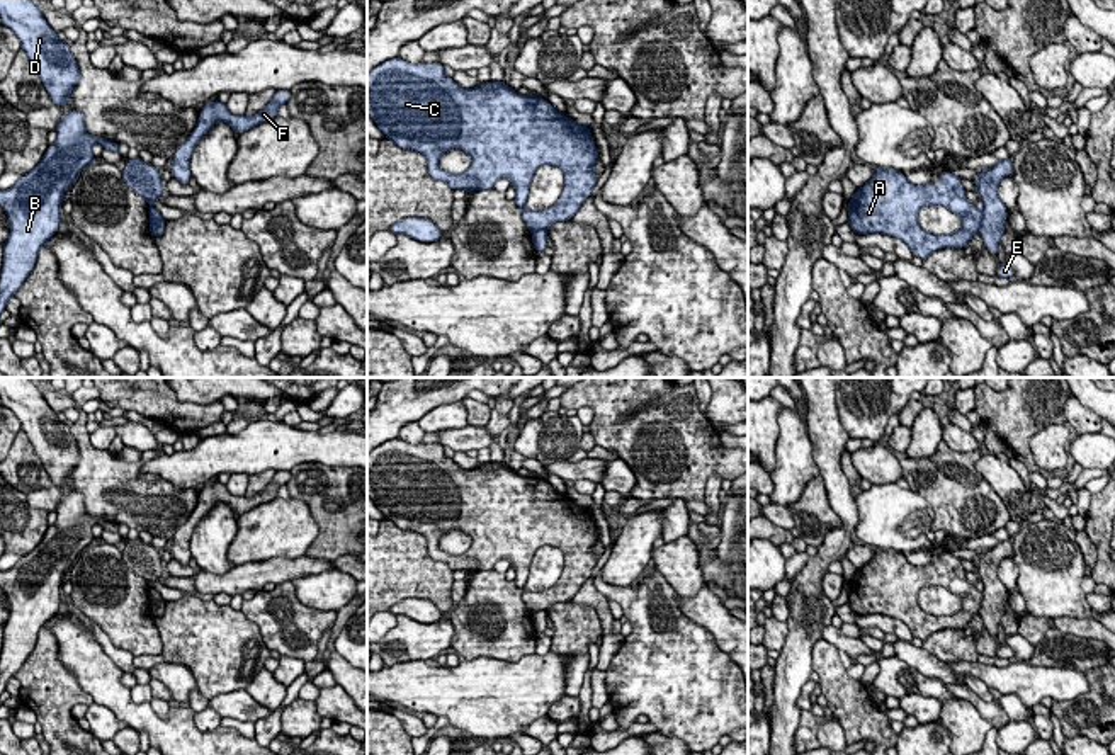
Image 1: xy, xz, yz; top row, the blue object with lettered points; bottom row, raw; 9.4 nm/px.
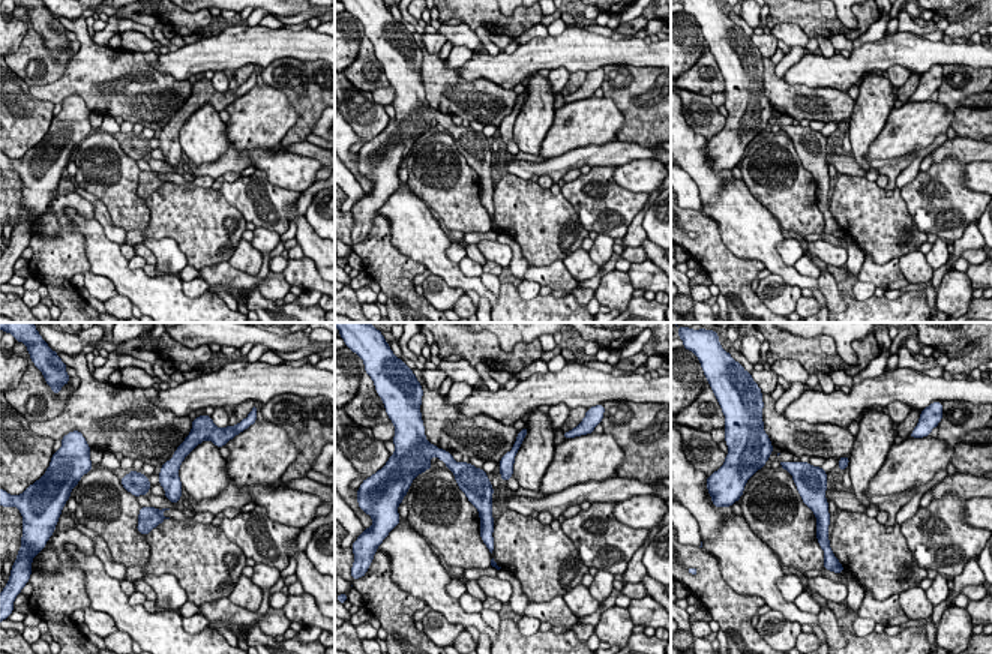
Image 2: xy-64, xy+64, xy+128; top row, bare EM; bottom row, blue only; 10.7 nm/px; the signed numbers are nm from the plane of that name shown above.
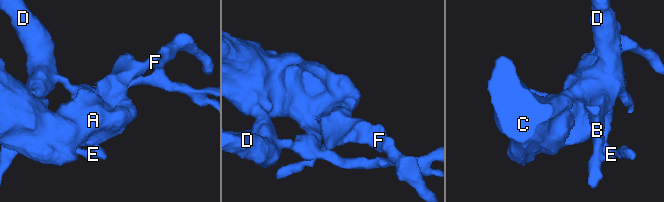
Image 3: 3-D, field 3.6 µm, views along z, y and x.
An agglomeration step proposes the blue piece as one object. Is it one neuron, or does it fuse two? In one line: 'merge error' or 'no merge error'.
merge error

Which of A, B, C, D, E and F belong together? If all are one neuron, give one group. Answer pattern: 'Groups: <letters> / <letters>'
Groups: A C F / B D E

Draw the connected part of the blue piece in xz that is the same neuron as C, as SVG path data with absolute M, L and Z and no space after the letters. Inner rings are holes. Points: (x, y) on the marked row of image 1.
M398 56L369 71L367 116L396 146L420 151L427 158L428 175L447 182L450 189L486 190L500 179L508 179L515 189L515 204L522 209L522 219L530 231L569 221L597 185L595 163L600 156L590 126L576 124L546 99L520 95L503 82L462 88L445 75L439 61L413 65ZM450 148L471 156L471 167L464 173L447 173L439 167L440 156ZM542 165L559 167L564 172L564 187L554 206L529 211L525 202L530 182Z

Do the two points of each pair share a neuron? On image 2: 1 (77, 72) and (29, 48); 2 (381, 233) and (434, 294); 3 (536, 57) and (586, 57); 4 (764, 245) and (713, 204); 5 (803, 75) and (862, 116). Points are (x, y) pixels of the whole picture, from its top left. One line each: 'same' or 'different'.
1: different
2: different
3: same
4: same
5: different

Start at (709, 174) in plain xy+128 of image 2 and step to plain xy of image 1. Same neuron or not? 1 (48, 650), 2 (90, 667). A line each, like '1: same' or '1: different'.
1: different
2: same

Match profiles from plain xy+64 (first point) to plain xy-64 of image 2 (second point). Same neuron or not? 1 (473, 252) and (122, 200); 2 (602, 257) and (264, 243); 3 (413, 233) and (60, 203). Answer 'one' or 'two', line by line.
1: two
2: one
3: two

